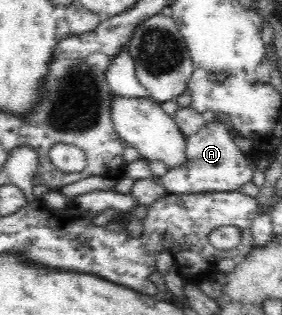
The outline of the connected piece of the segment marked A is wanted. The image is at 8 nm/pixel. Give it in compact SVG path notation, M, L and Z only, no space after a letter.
M217 116L215 121L205 124L204 128L198 130L196 134L185 137L185 161L182 166L169 168L167 173L162 176L160 183L164 185L166 192L178 194L206 194L206 193L226 193L238 191L244 184L252 182L252 172L254 168L250 165L252 158L250 154L243 152L234 140L226 133L225 121Z

